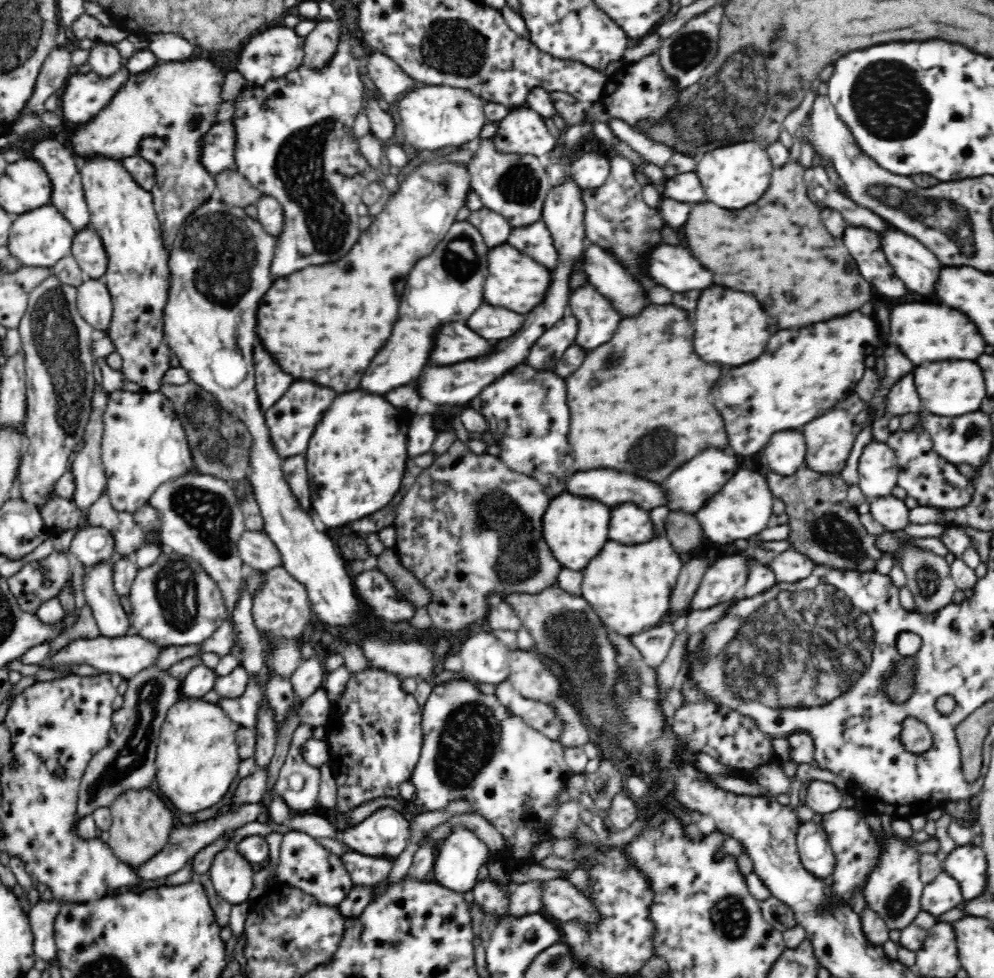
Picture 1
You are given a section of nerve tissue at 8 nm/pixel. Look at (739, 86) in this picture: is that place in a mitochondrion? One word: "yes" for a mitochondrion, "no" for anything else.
yes

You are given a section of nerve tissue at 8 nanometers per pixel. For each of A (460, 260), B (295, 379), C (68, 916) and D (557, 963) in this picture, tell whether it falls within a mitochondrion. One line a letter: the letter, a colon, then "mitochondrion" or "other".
A: mitochondrion
B: other
C: other
D: mitochondrion

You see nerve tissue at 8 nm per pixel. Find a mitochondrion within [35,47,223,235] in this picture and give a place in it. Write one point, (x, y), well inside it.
(182, 192)

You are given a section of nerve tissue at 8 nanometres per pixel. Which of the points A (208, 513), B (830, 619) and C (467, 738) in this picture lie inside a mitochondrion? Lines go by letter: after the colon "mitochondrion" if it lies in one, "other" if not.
A: mitochondrion
B: mitochondrion
C: mitochondrion

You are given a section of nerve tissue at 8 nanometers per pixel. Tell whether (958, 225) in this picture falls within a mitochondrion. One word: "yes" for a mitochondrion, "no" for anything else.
yes

